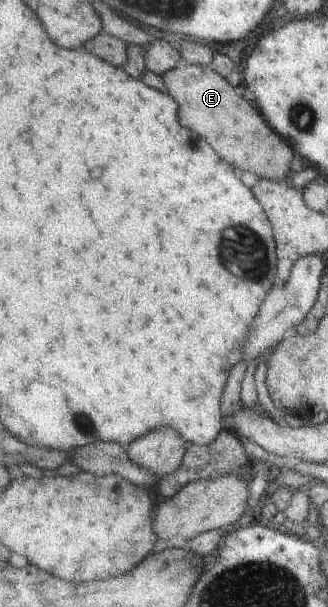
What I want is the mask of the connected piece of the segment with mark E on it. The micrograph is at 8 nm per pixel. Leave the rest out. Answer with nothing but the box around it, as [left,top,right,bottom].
[162,62,295,180]

